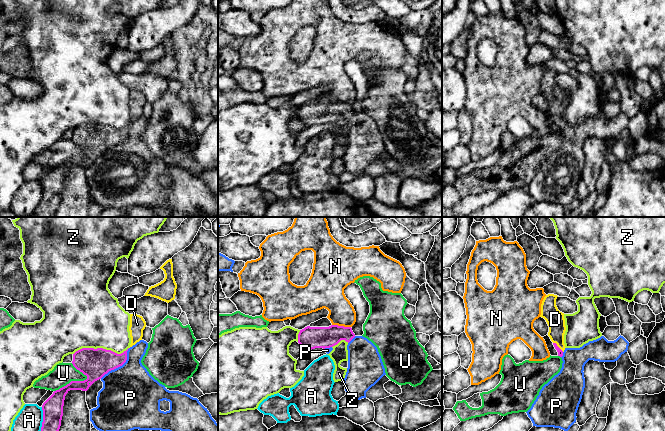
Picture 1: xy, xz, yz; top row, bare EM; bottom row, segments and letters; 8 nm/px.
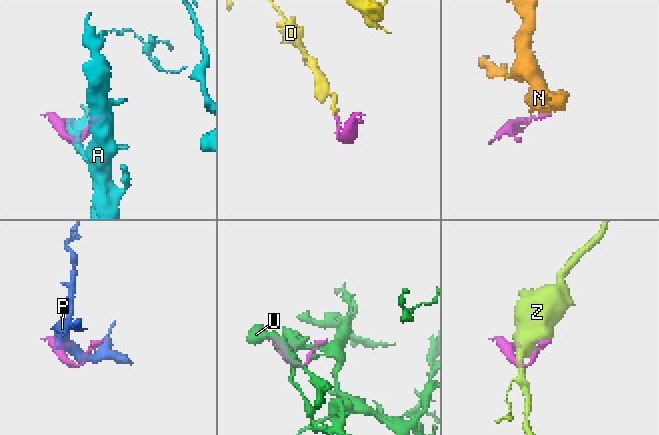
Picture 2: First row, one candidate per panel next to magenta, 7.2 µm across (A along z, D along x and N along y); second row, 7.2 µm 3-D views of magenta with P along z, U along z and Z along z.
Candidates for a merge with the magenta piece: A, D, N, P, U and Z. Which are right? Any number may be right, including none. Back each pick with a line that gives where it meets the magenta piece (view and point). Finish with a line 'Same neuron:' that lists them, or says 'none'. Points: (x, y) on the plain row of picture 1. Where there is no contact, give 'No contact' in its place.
D: Touches magenta at yz (557, 122)
Same neuron: D

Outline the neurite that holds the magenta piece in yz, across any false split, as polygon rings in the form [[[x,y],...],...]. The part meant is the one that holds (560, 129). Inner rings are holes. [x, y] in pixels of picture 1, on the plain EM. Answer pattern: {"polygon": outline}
{"polygon": [[[548,70],[544,73],[541,80],[541,91],[549,102],[548,112],[555,125],[558,128],[558,132],[562,133],[565,126],[564,110],[566,107],[564,89],[560,88],[556,82],[557,71]]]}

